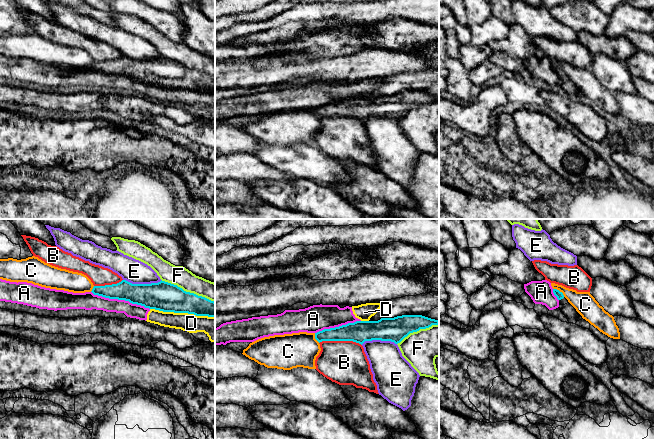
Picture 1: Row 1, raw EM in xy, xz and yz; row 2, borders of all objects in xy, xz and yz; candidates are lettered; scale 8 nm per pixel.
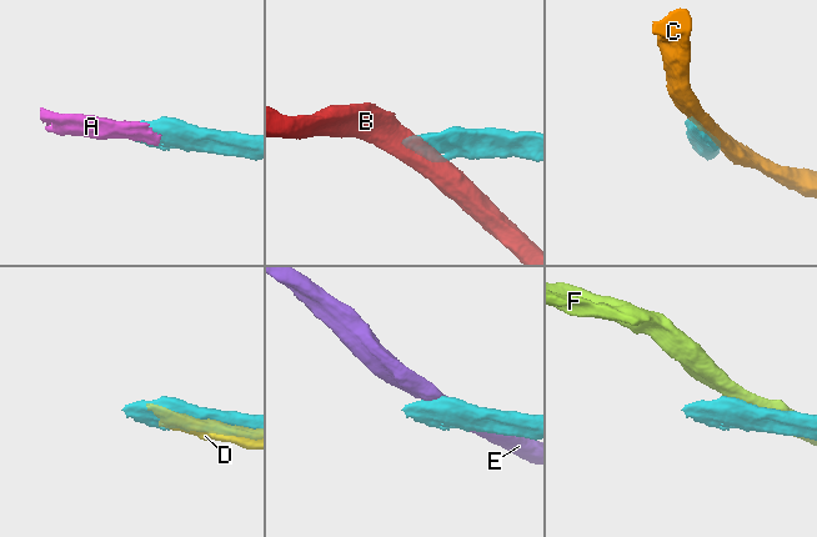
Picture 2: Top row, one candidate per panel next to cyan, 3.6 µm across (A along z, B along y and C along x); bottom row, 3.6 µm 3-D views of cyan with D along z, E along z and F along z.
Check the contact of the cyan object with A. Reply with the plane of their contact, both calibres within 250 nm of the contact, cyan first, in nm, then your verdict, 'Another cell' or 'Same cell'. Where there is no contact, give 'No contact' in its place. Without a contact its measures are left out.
Touches cyan in xy. Thickness 200 nm (cyan) against 140 nm. Another cell

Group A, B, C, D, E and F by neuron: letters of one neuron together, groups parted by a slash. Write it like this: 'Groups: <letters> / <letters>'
Groups: A D / B / C / E / F

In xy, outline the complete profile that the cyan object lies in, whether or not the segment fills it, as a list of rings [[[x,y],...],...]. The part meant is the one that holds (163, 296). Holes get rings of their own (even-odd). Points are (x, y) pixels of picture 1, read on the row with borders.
[[[122,280],[117,284],[94,286],[91,292],[163,312],[215,317],[214,301],[186,292],[177,285],[162,280],[151,284],[132,284]]]

